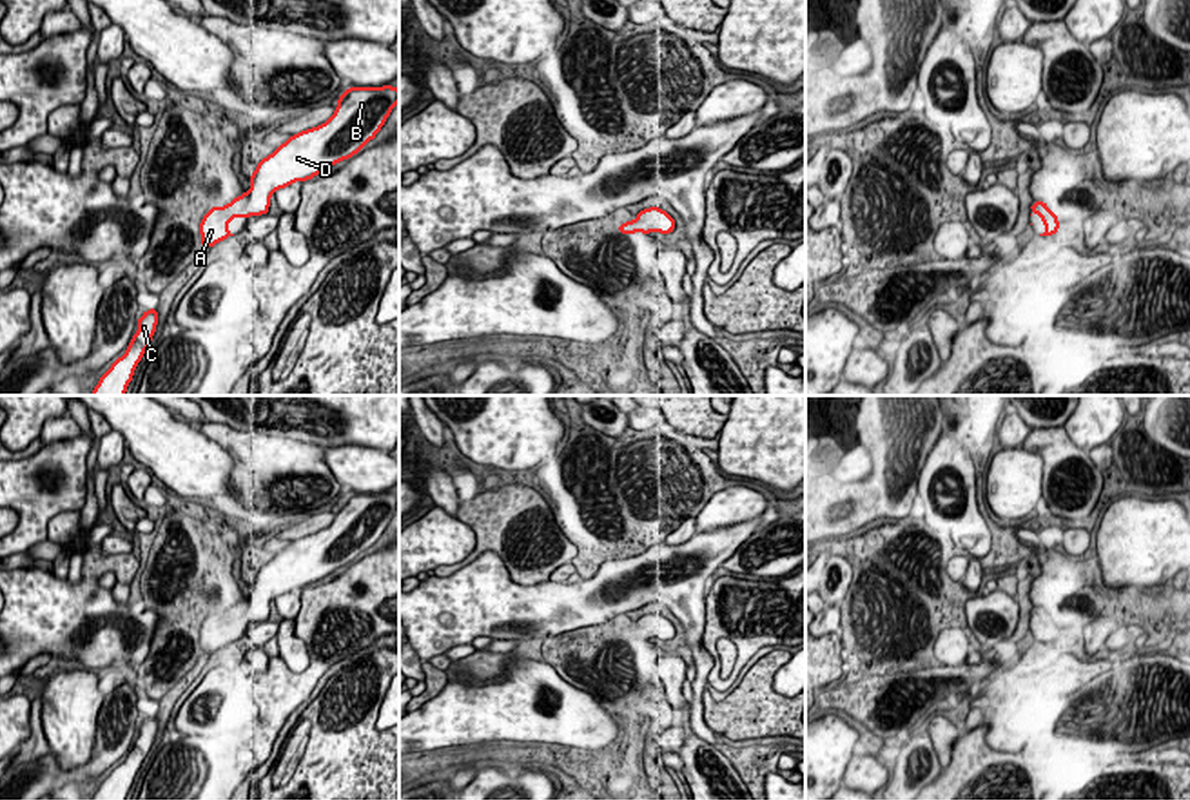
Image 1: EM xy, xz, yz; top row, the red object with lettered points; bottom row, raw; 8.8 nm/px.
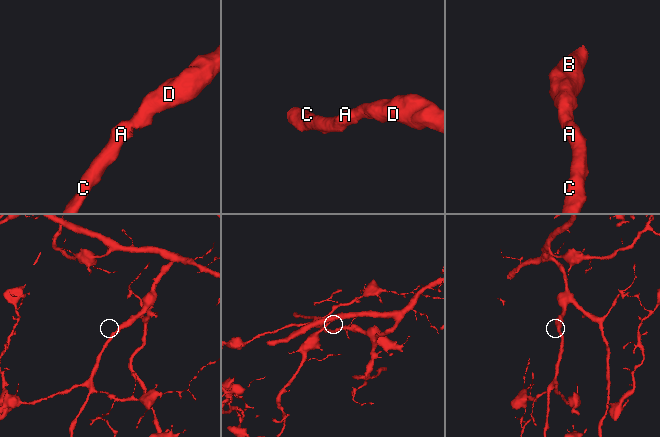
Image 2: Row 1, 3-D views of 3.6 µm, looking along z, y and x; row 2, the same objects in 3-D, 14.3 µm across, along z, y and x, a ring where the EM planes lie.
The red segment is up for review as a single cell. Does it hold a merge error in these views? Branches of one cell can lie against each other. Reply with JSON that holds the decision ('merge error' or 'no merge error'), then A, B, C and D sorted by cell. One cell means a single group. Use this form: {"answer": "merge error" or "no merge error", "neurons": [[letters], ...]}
{"answer": "no merge error", "neurons": [["A", "B", "C", "D"]]}

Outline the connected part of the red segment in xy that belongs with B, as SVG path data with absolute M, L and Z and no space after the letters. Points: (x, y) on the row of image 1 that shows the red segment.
M348 87L337 98L330 120L290 136L258 163L249 176L252 187L247 192L229 205L209 209L200 223L201 247L212 249L234 236L227 225L236 216L268 214L270 196L276 190L312 180L337 161L350 160L376 138L397 103L397 87Z

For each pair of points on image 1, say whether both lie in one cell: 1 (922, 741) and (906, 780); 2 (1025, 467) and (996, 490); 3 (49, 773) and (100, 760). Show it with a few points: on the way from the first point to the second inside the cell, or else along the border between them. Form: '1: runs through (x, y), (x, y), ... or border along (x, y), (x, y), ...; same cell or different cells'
1: runs through (918, 750), (918, 764), (913, 771); same cell
2: runs through (1018, 474), (1004, 488); same cell
3: runs through (62, 775), (87, 771); same cell

